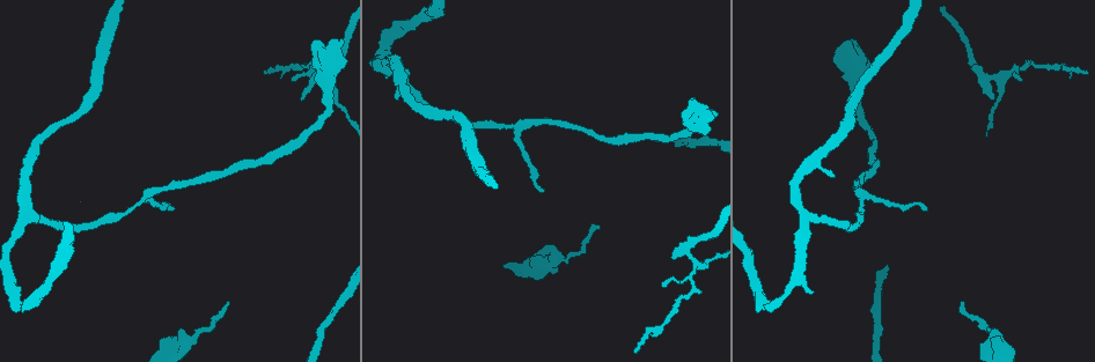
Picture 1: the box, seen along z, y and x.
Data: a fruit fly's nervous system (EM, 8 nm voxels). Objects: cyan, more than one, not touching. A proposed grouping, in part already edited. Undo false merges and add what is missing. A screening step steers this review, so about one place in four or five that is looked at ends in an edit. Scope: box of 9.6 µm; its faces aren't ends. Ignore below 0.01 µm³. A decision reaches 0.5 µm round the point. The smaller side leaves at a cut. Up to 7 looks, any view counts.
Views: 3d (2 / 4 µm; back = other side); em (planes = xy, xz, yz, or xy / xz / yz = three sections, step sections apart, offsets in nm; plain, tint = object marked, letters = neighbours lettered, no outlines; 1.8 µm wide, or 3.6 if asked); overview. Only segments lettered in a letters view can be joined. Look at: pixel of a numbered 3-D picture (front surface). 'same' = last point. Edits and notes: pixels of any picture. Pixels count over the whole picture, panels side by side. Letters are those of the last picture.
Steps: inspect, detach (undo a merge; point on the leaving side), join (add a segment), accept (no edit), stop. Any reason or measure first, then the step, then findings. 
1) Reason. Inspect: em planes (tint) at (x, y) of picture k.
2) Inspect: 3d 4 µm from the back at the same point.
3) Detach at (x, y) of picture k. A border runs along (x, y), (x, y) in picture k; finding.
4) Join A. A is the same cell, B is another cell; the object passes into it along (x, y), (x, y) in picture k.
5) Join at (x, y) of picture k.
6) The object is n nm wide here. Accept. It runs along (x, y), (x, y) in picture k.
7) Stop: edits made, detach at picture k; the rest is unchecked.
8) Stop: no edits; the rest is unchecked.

Sharp bend. Inspect: em yz step 8 (tint) at (28, 308) of picture 1.

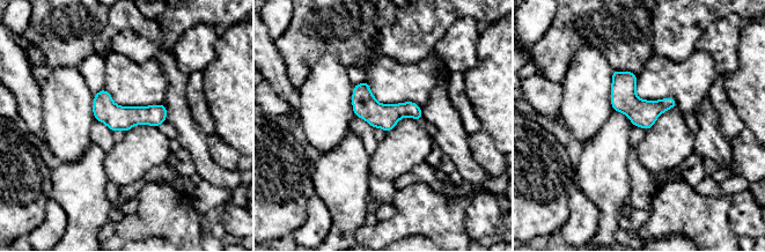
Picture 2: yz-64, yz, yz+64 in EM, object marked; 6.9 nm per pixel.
Inspect: em planes (tint) at the same point.

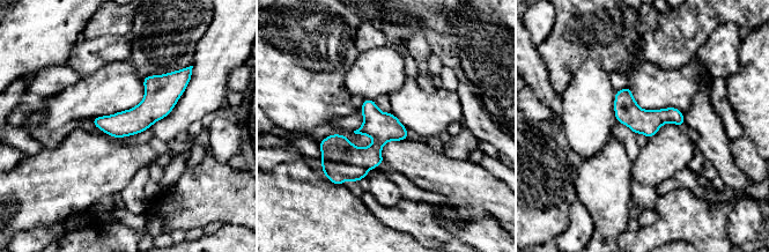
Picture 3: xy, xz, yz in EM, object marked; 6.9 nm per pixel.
See the neighbours. Inspect: em planes (letters) at the same point.

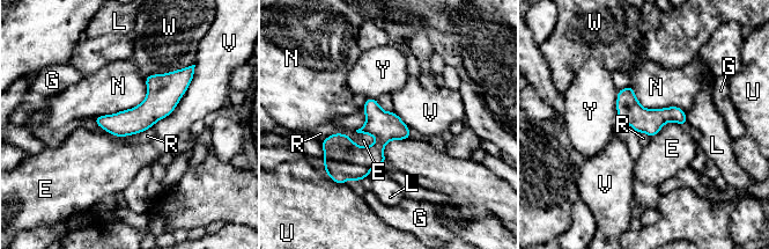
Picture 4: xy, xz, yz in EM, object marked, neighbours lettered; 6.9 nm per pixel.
The longest contact is with N, 460 nm. Accept. E, G, L, N, R, U, V, W and Y are other cells; a border runs along (150, 126), (140, 132), (117, 137) in picture 4; all the same neuron.

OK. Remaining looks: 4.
Three arms meet. Inspect: 3d 2 µm at (145, 193) of picture 1.

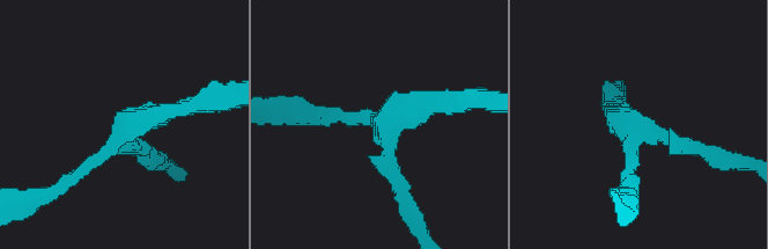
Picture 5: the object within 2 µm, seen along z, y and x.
3 arms meet here. Inspect: em planes (tint) at (630, 130) of picture 5.

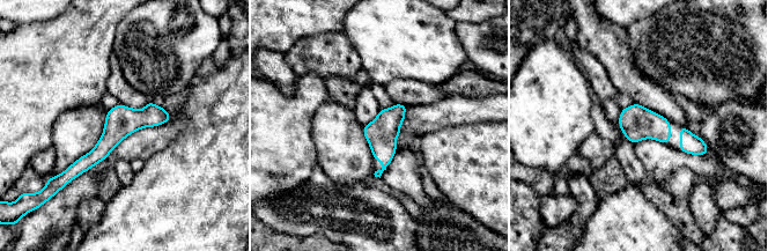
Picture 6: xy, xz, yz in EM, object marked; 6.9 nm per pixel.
See the neighbours. Inspect: em planes (letters) at the same point.

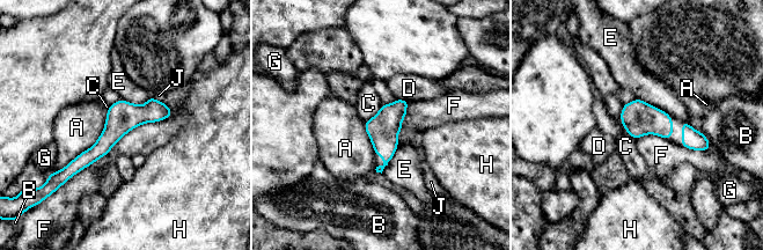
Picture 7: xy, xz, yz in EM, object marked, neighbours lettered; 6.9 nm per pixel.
Accept. A, B, C, D, E, F, G, H and J are other cells; it runs along (167, 111), (132, 115), (68, 168) in picture 7; one neuron here.

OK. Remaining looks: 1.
Stop: no edits; the rest is unchecked.

